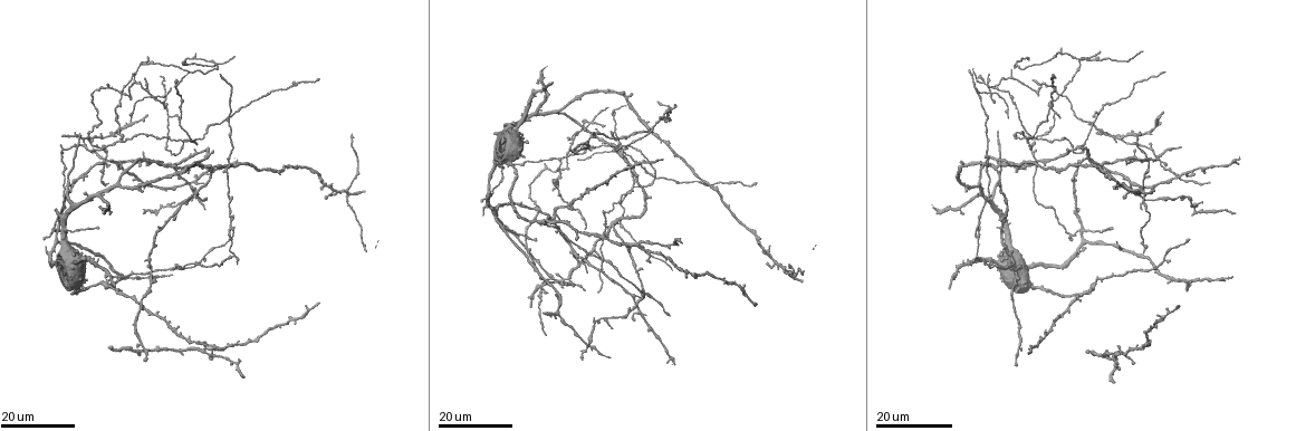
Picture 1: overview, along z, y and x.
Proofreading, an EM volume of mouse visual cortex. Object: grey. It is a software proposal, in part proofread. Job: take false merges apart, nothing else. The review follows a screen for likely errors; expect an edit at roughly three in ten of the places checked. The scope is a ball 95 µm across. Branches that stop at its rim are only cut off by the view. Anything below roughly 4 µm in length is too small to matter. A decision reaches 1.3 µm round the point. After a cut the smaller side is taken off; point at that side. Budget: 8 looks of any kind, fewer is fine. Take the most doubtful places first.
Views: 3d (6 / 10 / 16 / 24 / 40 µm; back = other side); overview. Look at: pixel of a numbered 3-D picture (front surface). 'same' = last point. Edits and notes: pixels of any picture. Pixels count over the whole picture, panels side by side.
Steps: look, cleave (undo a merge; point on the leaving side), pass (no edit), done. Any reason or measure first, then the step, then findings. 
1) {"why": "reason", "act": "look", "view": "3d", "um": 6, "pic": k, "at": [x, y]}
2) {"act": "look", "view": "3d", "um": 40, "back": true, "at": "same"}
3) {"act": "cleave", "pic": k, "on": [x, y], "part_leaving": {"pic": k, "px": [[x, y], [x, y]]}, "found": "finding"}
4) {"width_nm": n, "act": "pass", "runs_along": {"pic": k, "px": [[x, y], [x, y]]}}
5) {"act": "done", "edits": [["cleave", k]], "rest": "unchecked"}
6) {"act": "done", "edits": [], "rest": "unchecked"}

{"why": "looks like a crossing", "act": "look", "view": "3d", "um": 24, "pic": 1, "at": [541, 285]}

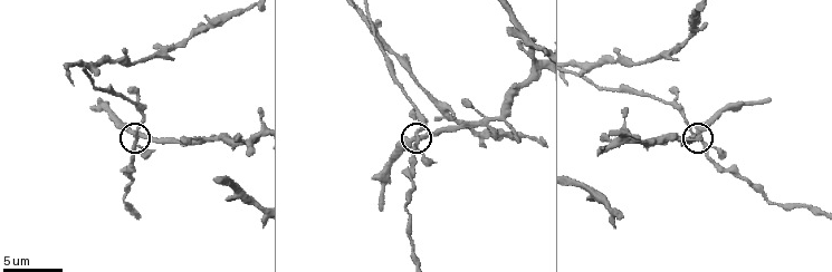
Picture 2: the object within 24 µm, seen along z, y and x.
{"act": "look", "view": "3d", "um": 10, "pic": 2, "at": [420, 137]}

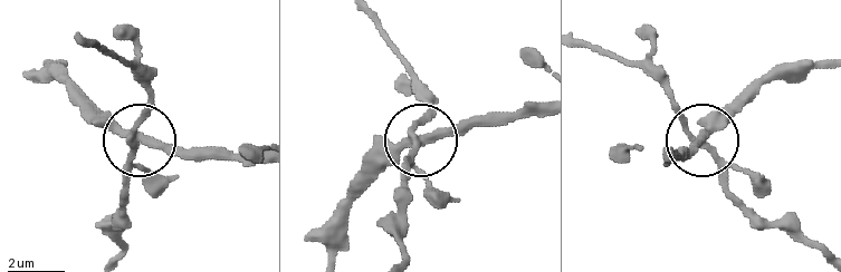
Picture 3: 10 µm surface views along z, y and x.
{"act": "look", "view": "3d", "um": 6, "pic": 3, "at": [413, 140]}

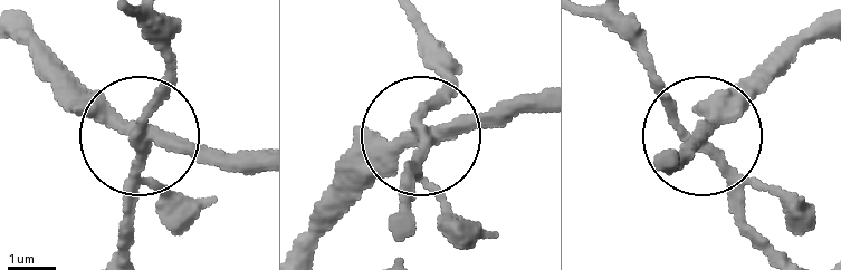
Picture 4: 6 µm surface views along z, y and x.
{"act": "pass", "runs_along": {"pic": 4, "px": [[542, 94], [427, 137], [410, 170], [410, 221]]}, "found": "continuous, no second neuron"}

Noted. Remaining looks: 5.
{"why": "side arm on a straight run", "act": "look", "view": "3d", "um": 24, "pic": 1, "at": [1034, 89]}

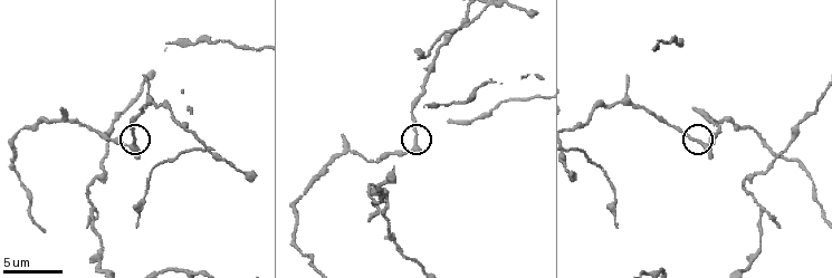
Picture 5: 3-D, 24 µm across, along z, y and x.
{"act": "look", "view": "3d", "um": 6, "pic": 5, "at": [417, 145]}

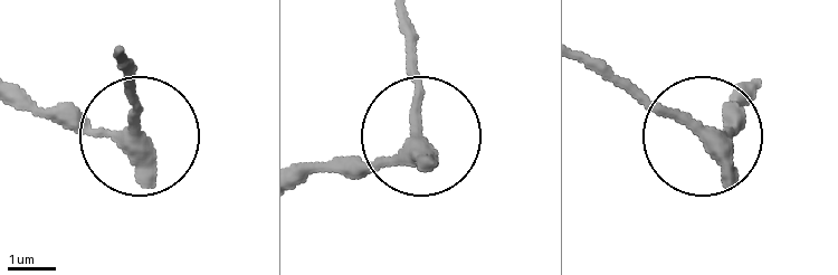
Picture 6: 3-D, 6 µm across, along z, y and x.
{"width_nm": 260, "act": "pass", "runs_along": {"pic": 6, "px": [[307, 179], [403, 143], [416, 119], [416, 38]]}, "found": "all the same neuron"}

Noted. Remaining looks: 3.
{"why": "a fork", "act": "look", "view": "3d", "um": 6, "pic": 5, "at": [207, 149]}

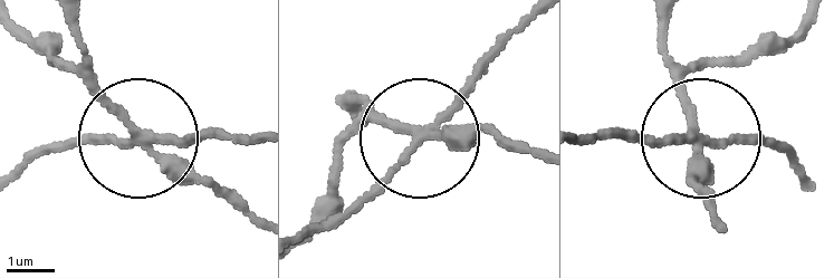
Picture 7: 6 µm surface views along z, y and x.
{"act": "cleave", "pic": 7, "on": [102, 142], "part_leaving": {"pic": 7, "px": [[143, 133], [27, 156]]}, "found": "a second neuron is stuck on"}

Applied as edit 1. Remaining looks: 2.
{"act": "done", "edits": [["cleave", 7]], "rest": "unchecked"}

